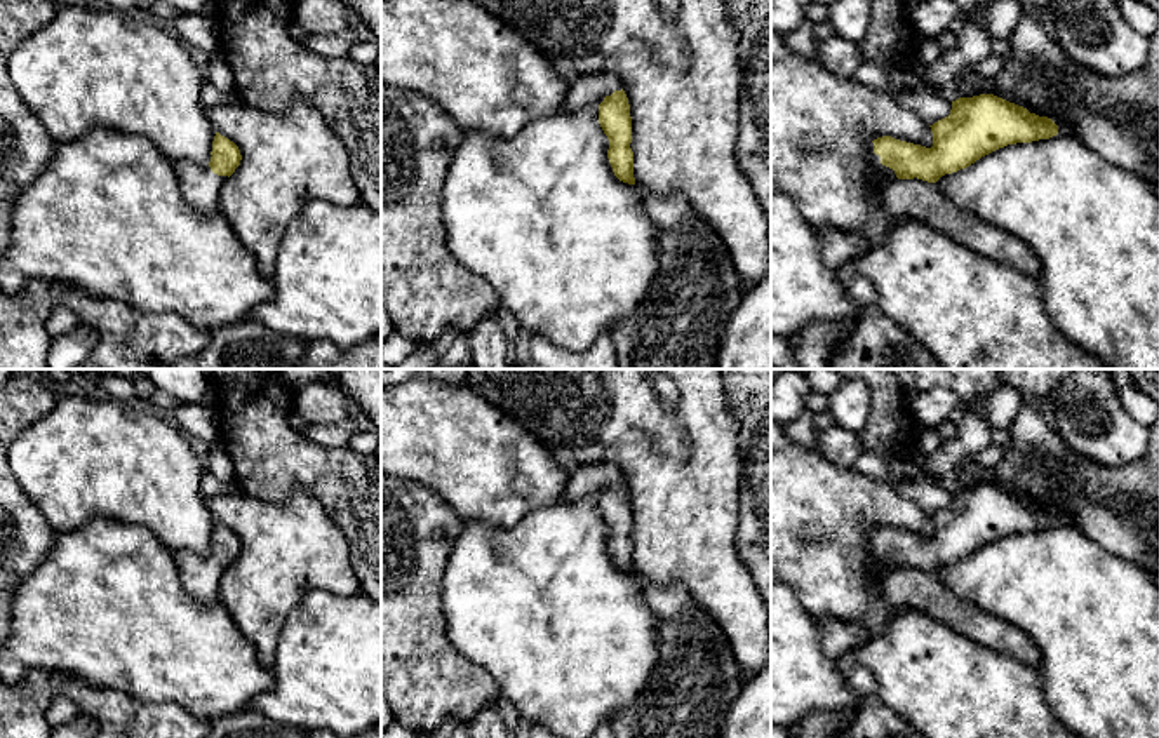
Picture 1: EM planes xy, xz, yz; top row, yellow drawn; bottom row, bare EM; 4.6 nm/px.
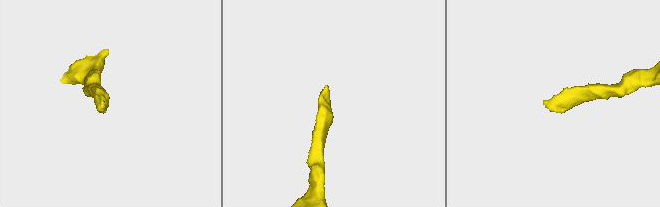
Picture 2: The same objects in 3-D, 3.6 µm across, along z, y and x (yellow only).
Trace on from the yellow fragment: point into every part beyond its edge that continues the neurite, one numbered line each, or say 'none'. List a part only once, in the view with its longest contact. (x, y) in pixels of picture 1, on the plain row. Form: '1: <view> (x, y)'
1: yz (879, 563)

